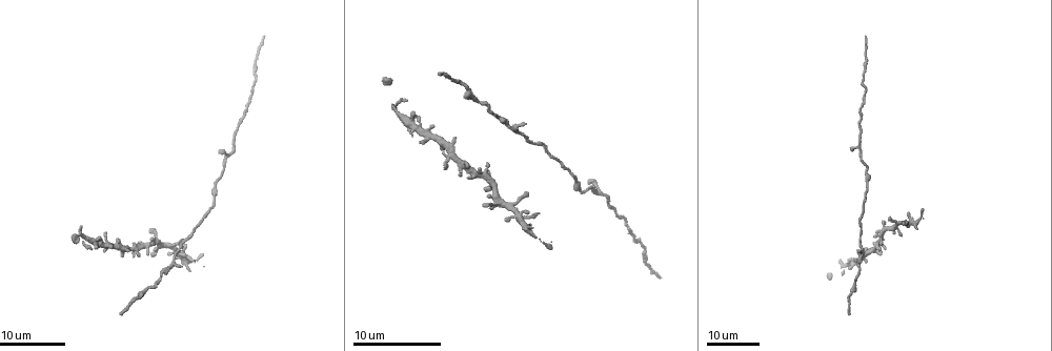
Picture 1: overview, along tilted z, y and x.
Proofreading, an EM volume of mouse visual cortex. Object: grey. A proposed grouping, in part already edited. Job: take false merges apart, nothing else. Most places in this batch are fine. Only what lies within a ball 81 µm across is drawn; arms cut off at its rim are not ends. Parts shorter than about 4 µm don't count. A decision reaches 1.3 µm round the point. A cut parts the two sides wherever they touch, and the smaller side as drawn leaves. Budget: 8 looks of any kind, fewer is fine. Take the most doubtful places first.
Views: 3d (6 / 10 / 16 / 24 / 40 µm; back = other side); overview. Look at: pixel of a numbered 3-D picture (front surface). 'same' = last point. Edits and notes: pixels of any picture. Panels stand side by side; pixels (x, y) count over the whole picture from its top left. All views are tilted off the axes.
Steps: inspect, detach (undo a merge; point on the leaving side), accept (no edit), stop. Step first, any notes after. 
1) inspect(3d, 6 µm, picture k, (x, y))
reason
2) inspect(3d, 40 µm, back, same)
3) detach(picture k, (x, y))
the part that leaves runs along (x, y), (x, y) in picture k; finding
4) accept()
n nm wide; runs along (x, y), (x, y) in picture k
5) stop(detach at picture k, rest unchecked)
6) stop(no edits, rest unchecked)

inspect(3d, 24 µm, picture 1, (605, 197))
thick turns thin

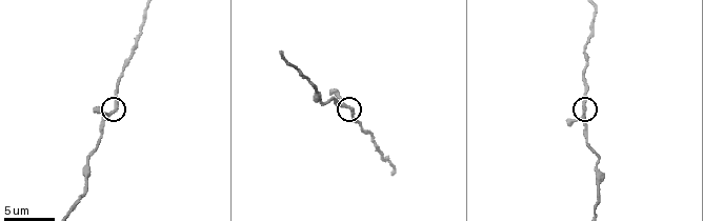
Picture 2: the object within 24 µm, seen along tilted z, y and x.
inspect(3d, 10 µm, picture 2, (352, 107))

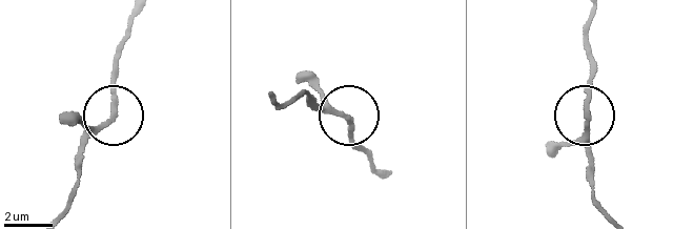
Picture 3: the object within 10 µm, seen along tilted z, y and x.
inspect(3d, 6 µm, picture 3, (348, 118))

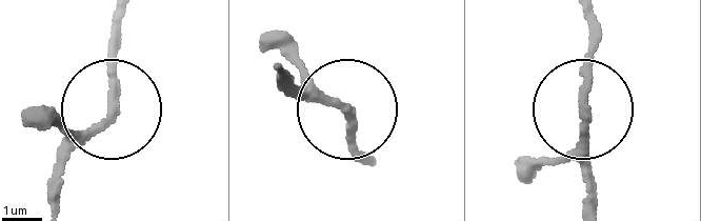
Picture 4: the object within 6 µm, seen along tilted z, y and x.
accept()
one cell here

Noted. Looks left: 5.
inspect(3d, 6 µm, picture 2, (86, 193))

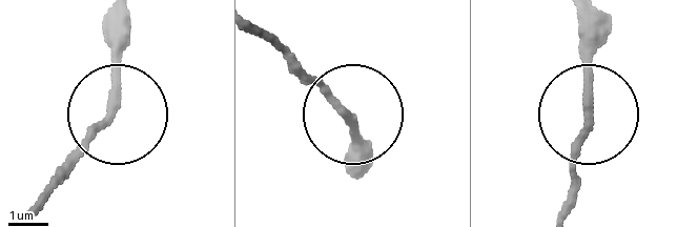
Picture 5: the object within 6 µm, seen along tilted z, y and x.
accept()
side arm 34 µm; runs along (111, 123), (63, 169) in picture 5; continuous, no second cell

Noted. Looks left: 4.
inspect(3d, 16 µm, picture 1, (528, 139))

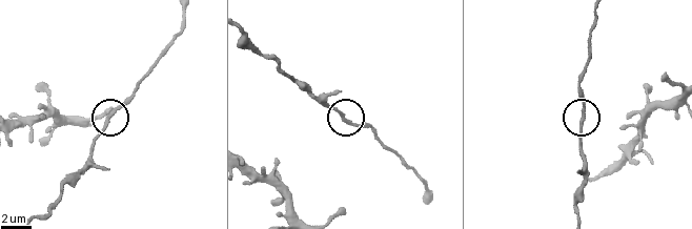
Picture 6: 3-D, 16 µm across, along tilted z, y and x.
inspect(3d, 10 µm, picture 6, (343, 117))
closer look

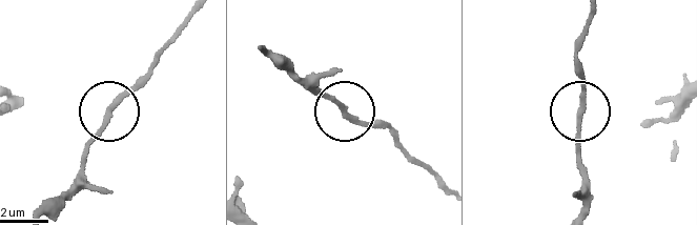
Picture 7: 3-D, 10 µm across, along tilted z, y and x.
accept()
220 nm wide; runs along (195, 14), (83, 155) in picture 7; continuous, no second cell

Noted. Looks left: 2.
stop(no edits, rest unchecked)

